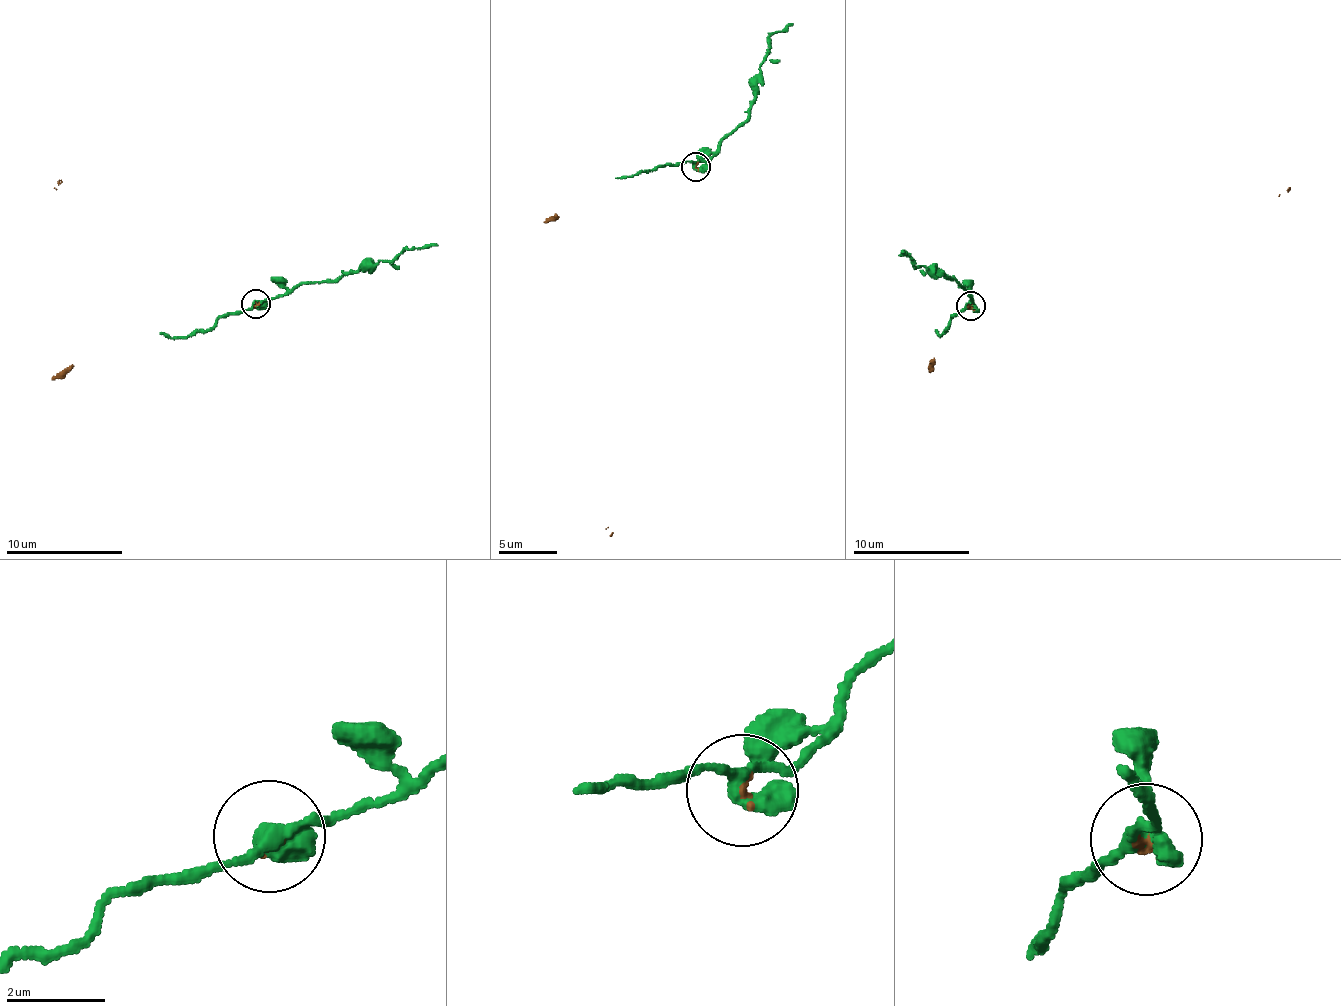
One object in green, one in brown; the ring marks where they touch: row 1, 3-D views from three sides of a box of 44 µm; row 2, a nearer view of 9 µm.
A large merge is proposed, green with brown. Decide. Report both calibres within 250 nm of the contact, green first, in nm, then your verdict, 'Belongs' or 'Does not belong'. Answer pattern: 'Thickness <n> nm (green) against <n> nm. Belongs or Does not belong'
Thickness 400 nm (green) against 90 nm. Belongs

